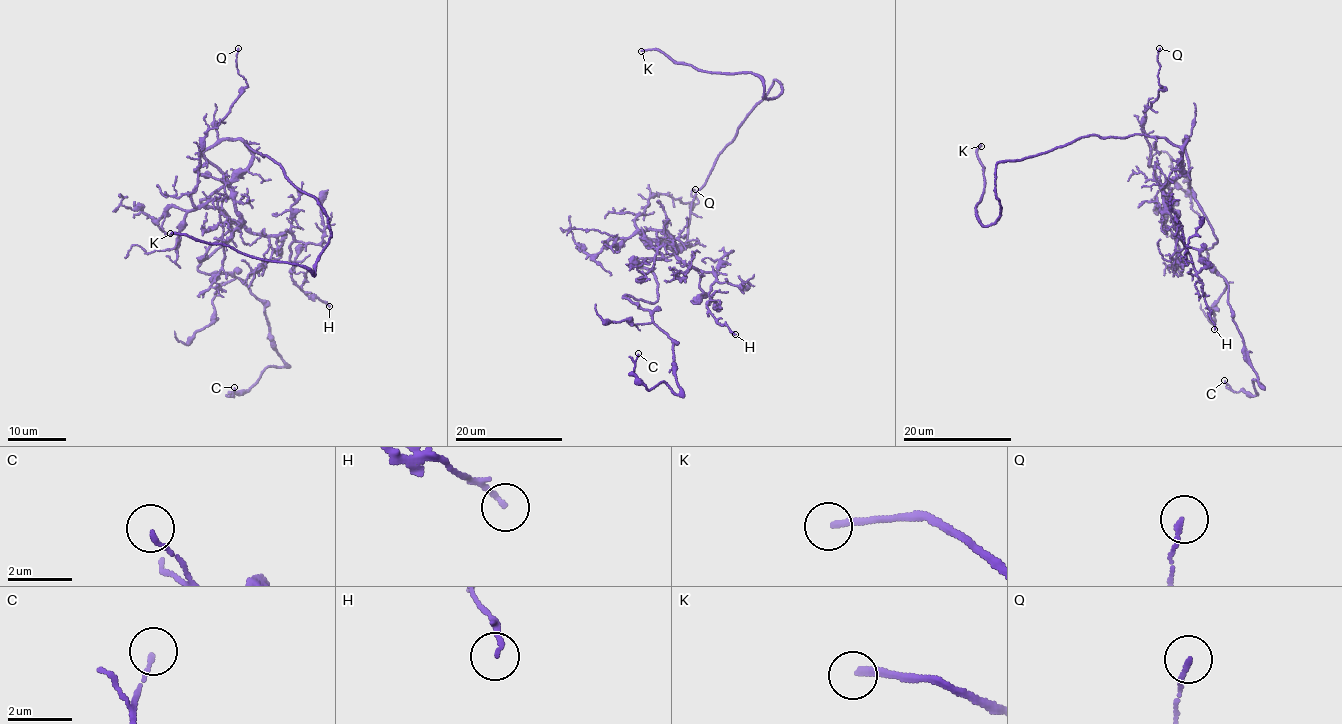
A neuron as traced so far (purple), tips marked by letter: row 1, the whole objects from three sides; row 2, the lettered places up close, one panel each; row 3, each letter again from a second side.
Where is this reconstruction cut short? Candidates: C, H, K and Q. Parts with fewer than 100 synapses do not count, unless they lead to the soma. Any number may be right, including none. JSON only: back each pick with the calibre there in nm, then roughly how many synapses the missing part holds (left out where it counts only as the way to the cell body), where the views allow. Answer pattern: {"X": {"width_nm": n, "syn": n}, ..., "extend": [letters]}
{"K": {"width_nm": 220}, "extend": ["K"]}

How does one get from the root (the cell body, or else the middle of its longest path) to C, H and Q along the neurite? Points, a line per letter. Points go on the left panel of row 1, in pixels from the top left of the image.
C: (228, 139), (203, 152), (226, 181), (201, 202), (233, 236), (198, 270), (245, 283), (284, 365), (234, 387)
H: (228, 139), (239, 139), (252, 156), (229, 183), (239, 221), (256, 233), (292, 235), (292, 281), (329, 306)
Q: (228, 139), (239, 139), (252, 162), (229, 182), (230, 195), (197, 206), (201, 139), (247, 86), (238, 48)

